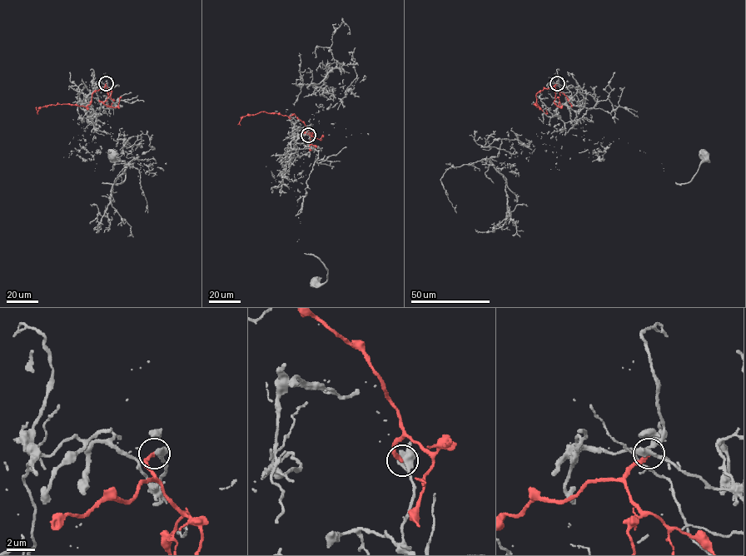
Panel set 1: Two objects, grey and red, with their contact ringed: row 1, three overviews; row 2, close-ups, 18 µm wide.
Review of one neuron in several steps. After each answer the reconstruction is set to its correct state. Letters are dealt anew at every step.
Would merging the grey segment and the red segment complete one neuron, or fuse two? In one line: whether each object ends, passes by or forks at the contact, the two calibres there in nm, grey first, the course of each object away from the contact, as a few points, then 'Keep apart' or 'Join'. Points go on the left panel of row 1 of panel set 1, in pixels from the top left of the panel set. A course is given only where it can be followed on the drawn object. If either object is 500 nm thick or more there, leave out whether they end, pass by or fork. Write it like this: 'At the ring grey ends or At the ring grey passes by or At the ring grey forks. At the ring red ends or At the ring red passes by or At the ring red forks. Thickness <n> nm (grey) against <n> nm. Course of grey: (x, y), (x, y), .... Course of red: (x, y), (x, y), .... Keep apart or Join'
At the ring grey forks. At the ring red ends. Thickness 360 nm (grey) against 280 nm. Course of grey: (106, 83), (82, 101), (92, 122), (78, 140), (93, 138), (95, 171), (119, 184), (125, 163), (112, 154). Course of red: (106, 83), (103, 89), (93, 91), (91, 103), (86, 106), (46, 105), (40, 106), (37, 113), (36, 106). Keep apart

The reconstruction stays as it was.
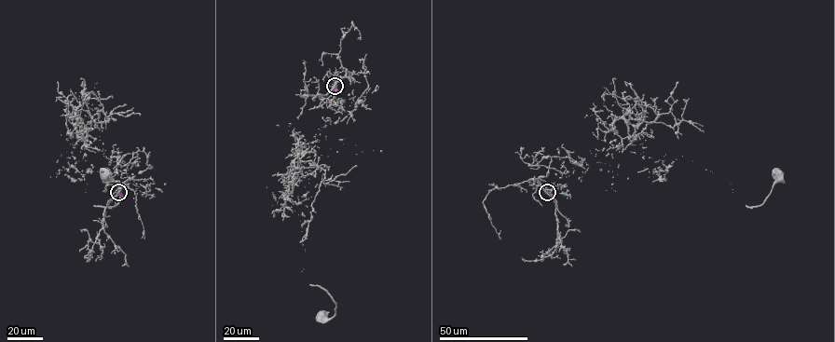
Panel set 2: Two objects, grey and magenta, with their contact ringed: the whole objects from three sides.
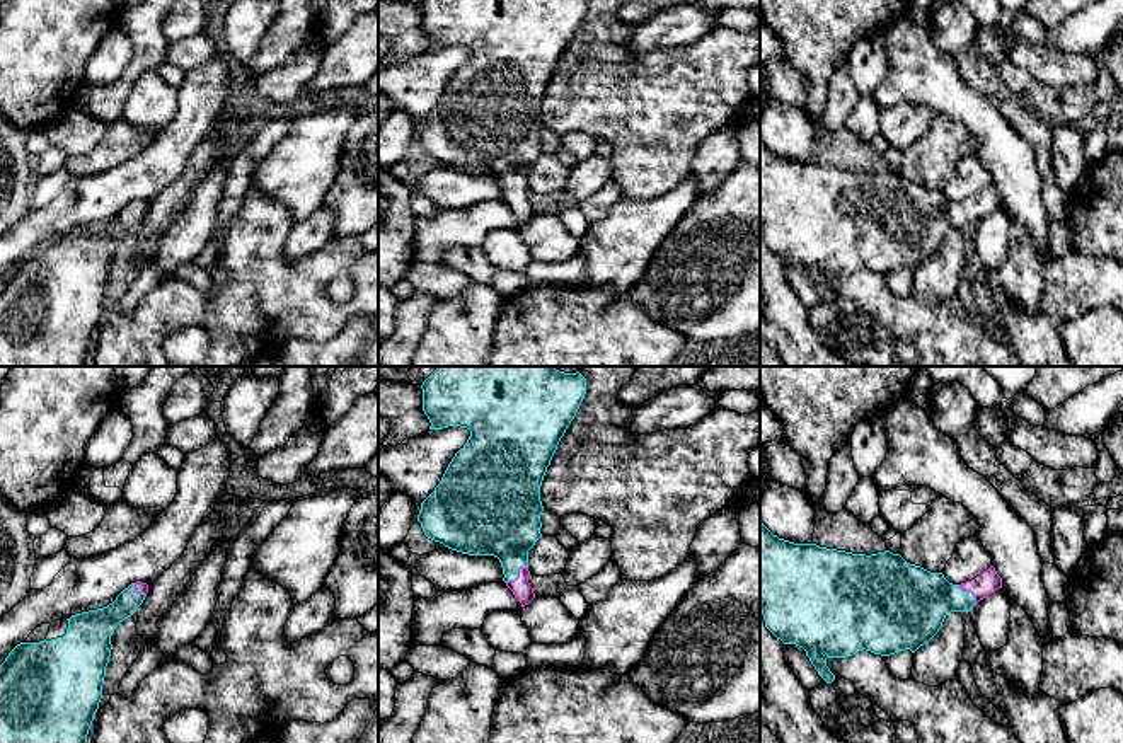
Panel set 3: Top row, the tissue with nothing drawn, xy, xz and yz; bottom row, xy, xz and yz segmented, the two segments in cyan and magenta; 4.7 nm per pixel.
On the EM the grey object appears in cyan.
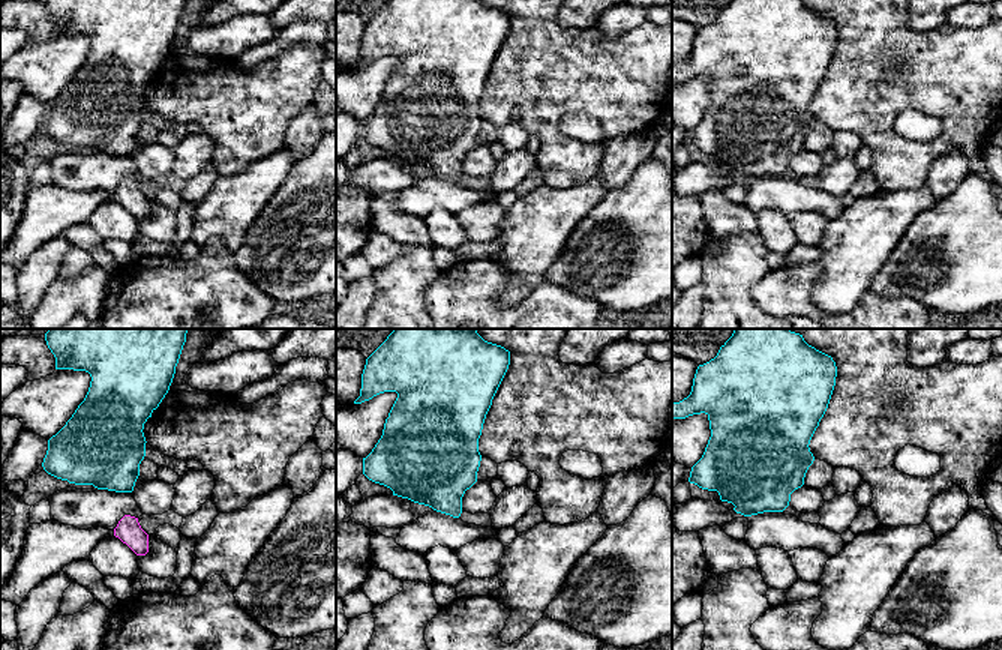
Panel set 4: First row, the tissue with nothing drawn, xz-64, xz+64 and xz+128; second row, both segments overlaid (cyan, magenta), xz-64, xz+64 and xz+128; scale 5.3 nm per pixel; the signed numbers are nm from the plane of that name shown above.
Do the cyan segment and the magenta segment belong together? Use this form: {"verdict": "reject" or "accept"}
{"verdict": "accept"}

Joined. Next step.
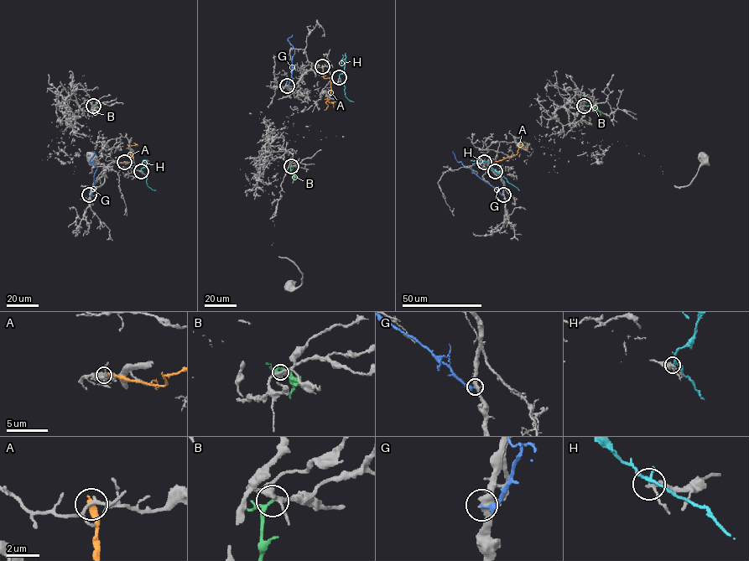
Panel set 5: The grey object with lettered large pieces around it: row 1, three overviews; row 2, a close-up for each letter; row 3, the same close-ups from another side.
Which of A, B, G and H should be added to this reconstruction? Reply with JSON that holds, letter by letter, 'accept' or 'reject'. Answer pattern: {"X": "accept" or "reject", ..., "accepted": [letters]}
{"A": "reject", "B": "reject", "G": "reject", "H": "reject", "accepted": []}

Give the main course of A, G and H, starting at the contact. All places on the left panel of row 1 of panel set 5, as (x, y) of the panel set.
A: (124, 162), (126, 163), (133, 160), (128, 146), (136, 145)
G: (89, 194), (96, 169), (89, 160), (95, 151)
H: (141, 171), (147, 178), (148, 186), (155, 190)

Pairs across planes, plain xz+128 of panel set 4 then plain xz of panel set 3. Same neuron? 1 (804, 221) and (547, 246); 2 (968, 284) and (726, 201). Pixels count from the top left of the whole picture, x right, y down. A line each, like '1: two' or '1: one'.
1: one
2: one

